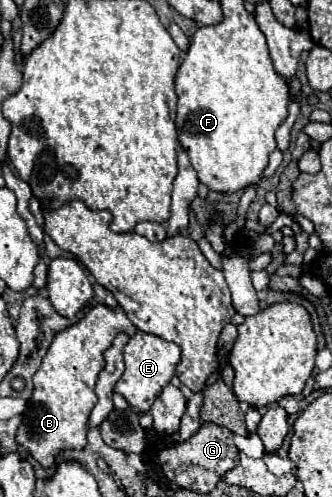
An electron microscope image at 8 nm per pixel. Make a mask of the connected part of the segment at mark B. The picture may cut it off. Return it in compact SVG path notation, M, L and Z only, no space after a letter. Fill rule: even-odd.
M97 304L75 326L61 330L53 338L41 368L33 376L35 390L27 410L23 412L23 422L17 432L19 446L25 448L25 452L31 452L41 466L51 466L63 448L83 448L87 444L87 422L97 402L93 388L105 366L103 352L121 332L127 336L137 332L125 310L121 306L111 308L107 304Z

